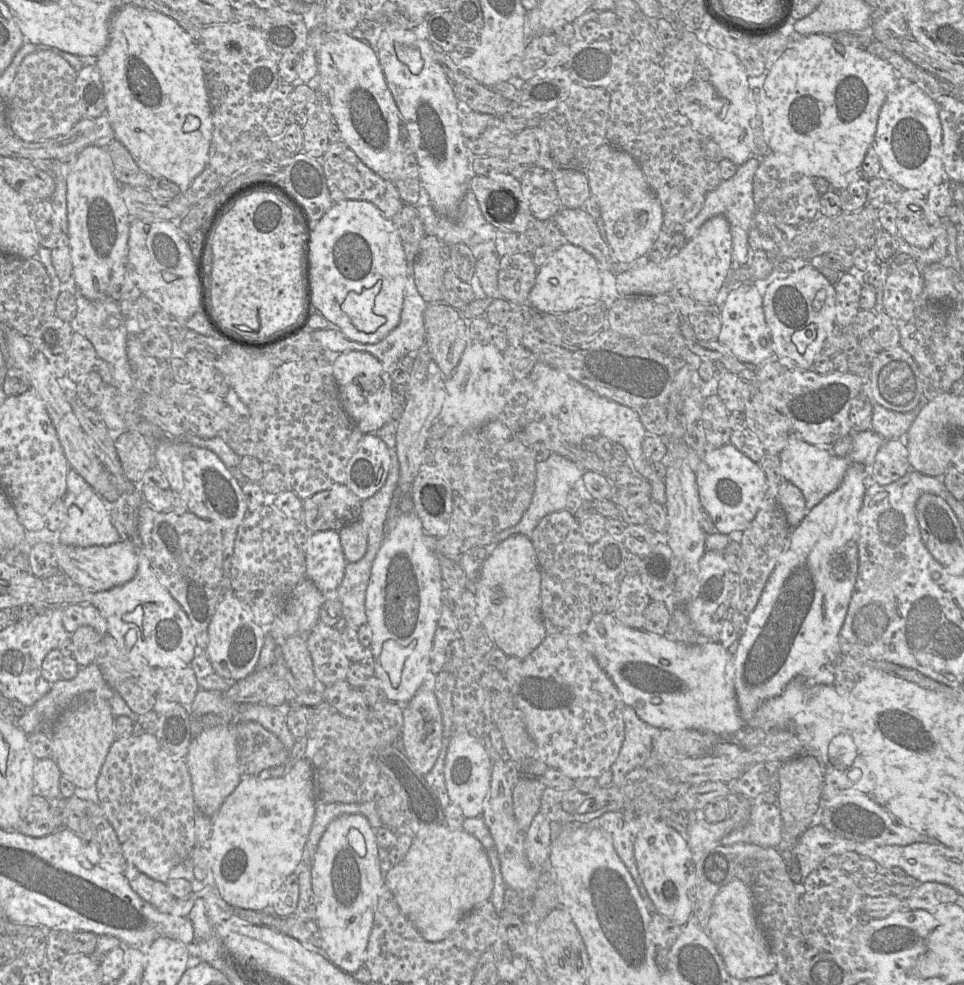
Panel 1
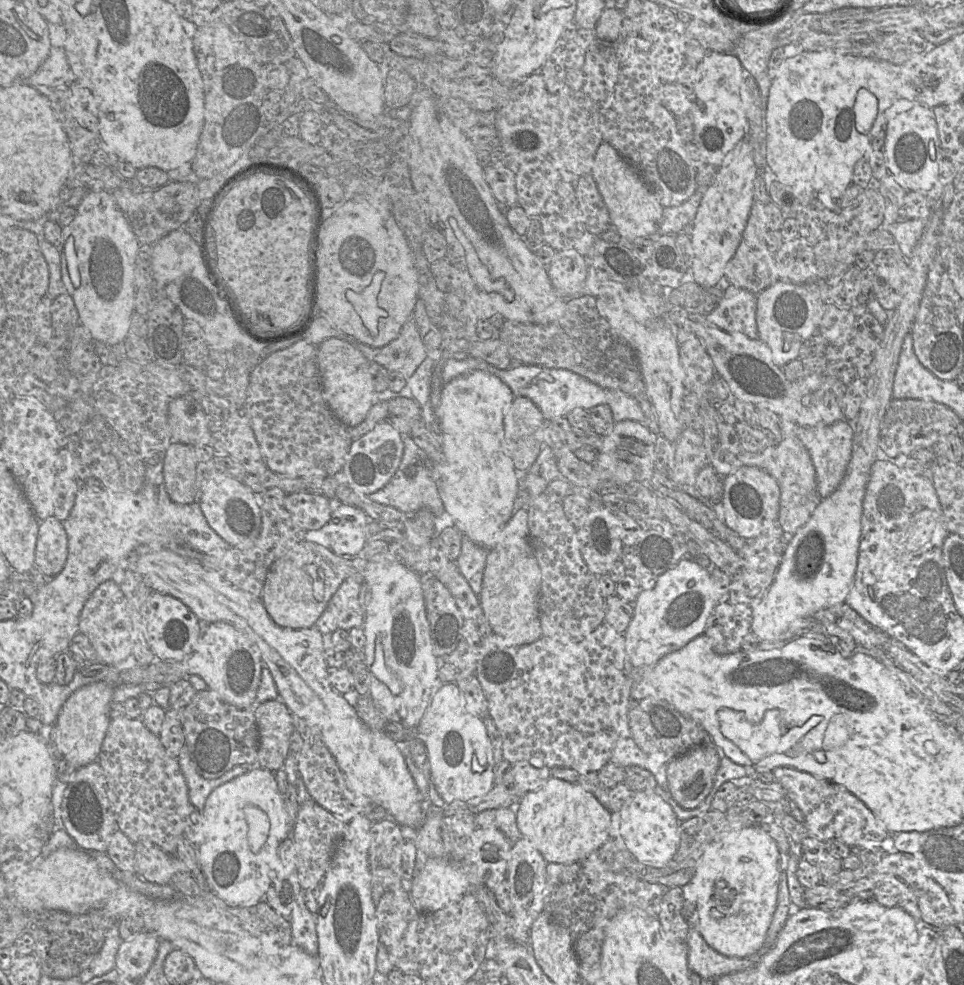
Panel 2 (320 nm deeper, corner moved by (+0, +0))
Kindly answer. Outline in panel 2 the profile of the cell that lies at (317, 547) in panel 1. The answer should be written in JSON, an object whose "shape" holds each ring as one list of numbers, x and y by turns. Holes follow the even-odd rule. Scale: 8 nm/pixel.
{"shape":[[340,503,329,523,321,528,328,536,329,548,338,556,360,556,367,539,368,519,360,508]]}

